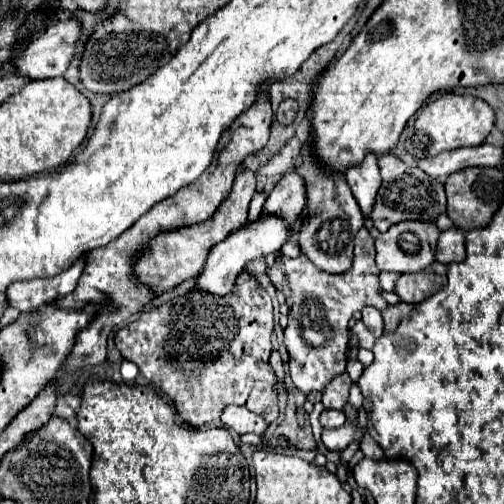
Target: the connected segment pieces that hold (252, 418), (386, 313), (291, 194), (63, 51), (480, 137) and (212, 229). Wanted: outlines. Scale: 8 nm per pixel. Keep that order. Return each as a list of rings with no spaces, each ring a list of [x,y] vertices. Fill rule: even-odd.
[[[226,407],[220,415],[220,421],[224,427],[228,427],[230,431],[234,431],[238,435],[244,435],[244,433],[264,435],[268,429],[266,421],[260,415],[244,409],[244,407]]]
[[[402,301],[396,303],[396,305],[388,305],[382,311],[382,317],[384,317],[384,335],[390,335],[398,327],[402,317],[406,317],[412,309],[414,309],[412,303],[402,303]]]
[[[292,171],[292,173],[286,173],[272,189],[264,205],[264,213],[276,213],[276,215],[282,215],[286,221],[294,223],[304,211],[306,201],[308,201],[306,185],[300,179],[300,175]]]
[[[64,15],[54,25],[50,25],[36,41],[30,41],[30,47],[18,57],[18,73],[28,75],[30,79],[48,79],[60,77],[68,69],[76,43],[82,35],[82,25],[78,17]]]
[[[442,93],[420,109],[414,121],[414,135],[406,139],[406,151],[412,157],[426,157],[426,155],[438,155],[446,149],[474,147],[486,139],[492,125],[494,125],[494,111],[486,101],[472,95]]]
[[[244,169],[242,173],[236,175],[230,197],[216,209],[212,219],[208,219],[208,221],[204,221],[200,225],[158,233],[150,241],[150,245],[146,247],[142,257],[136,259],[134,277],[140,283],[148,285],[156,295],[162,295],[168,289],[180,285],[182,281],[186,281],[190,277],[196,277],[202,271],[210,249],[216,243],[224,241],[232,231],[236,231],[238,227],[242,227],[248,221],[248,205],[250,205],[250,199],[252,199],[254,193],[256,193],[256,173]]]

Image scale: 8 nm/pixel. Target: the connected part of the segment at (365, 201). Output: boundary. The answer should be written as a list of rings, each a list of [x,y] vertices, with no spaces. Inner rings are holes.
[[[366,153],[366,157],[362,159],[362,163],[358,165],[350,165],[346,171],[346,181],[362,209],[364,215],[370,213],[372,205],[374,205],[374,197],[376,191],[382,183],[380,179],[380,169],[378,169],[378,157],[374,153]]]

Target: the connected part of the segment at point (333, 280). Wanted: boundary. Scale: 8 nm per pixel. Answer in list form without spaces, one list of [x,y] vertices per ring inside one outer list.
[[[362,227],[360,239],[354,239],[354,263],[346,273],[322,273],[310,265],[306,255],[290,259],[278,255],[268,267],[272,285],[288,299],[290,321],[284,329],[284,345],[290,355],[290,377],[302,393],[322,391],[336,375],[346,371],[346,347],[348,347],[348,321],[356,311],[366,305],[384,309],[388,303],[378,295],[378,267],[374,263],[374,239],[368,229]]]

